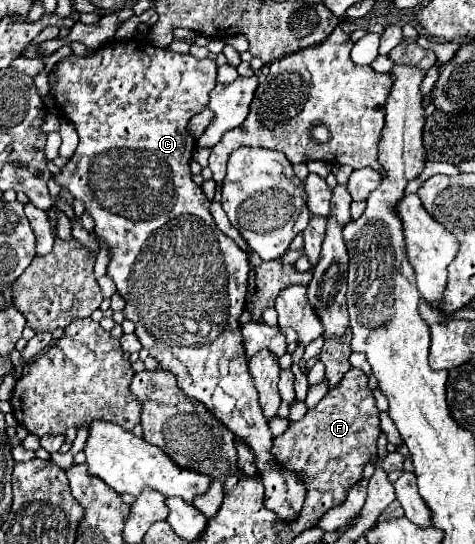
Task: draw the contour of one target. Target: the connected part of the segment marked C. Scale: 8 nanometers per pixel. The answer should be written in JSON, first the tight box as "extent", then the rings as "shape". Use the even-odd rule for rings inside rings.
{"extent":[49,40,305,522],"shape":[[[129,40],[129,42],[117,42],[117,44],[107,44],[105,48],[99,48],[95,52],[91,52],[89,56],[77,56],[77,54],[69,54],[67,58],[59,60],[53,70],[49,72],[49,84],[51,84],[51,92],[55,98],[57,108],[63,112],[63,116],[73,122],[77,134],[79,134],[79,146],[75,150],[75,154],[67,160],[67,164],[61,168],[59,174],[53,176],[53,180],[69,190],[75,200],[81,200],[85,204],[85,212],[93,218],[95,222],[95,234],[99,238],[103,238],[103,242],[107,242],[109,252],[111,252],[111,260],[107,264],[107,276],[115,282],[117,292],[123,296],[125,300],[125,318],[129,318],[135,324],[135,334],[139,336],[143,348],[149,350],[149,354],[159,362],[159,366],[163,370],[169,370],[175,374],[179,388],[193,400],[201,402],[207,406],[207,410],[219,420],[223,422],[237,440],[245,442],[253,456],[255,456],[255,466],[259,470],[261,482],[265,486],[265,508],[275,512],[283,522],[293,522],[303,506],[305,500],[305,486],[303,482],[297,478],[297,474],[289,472],[287,468],[283,468],[275,456],[271,454],[271,446],[273,446],[273,436],[269,432],[269,424],[263,418],[263,412],[257,404],[257,392],[255,386],[251,384],[251,376],[247,370],[247,358],[243,352],[243,342],[239,336],[239,316],[245,310],[245,292],[247,292],[247,272],[249,272],[249,262],[247,262],[247,252],[243,252],[231,238],[227,238],[215,224],[211,212],[209,212],[209,200],[205,198],[203,190],[191,180],[191,170],[189,170],[189,160],[191,160],[191,152],[195,150],[195,138],[189,134],[187,130],[187,122],[193,114],[199,114],[203,108],[207,108],[209,104],[209,92],[215,88],[217,84],[217,64],[211,58],[195,58],[191,54],[177,54],[171,52],[167,48],[157,48],[151,42],[145,40]]]}

